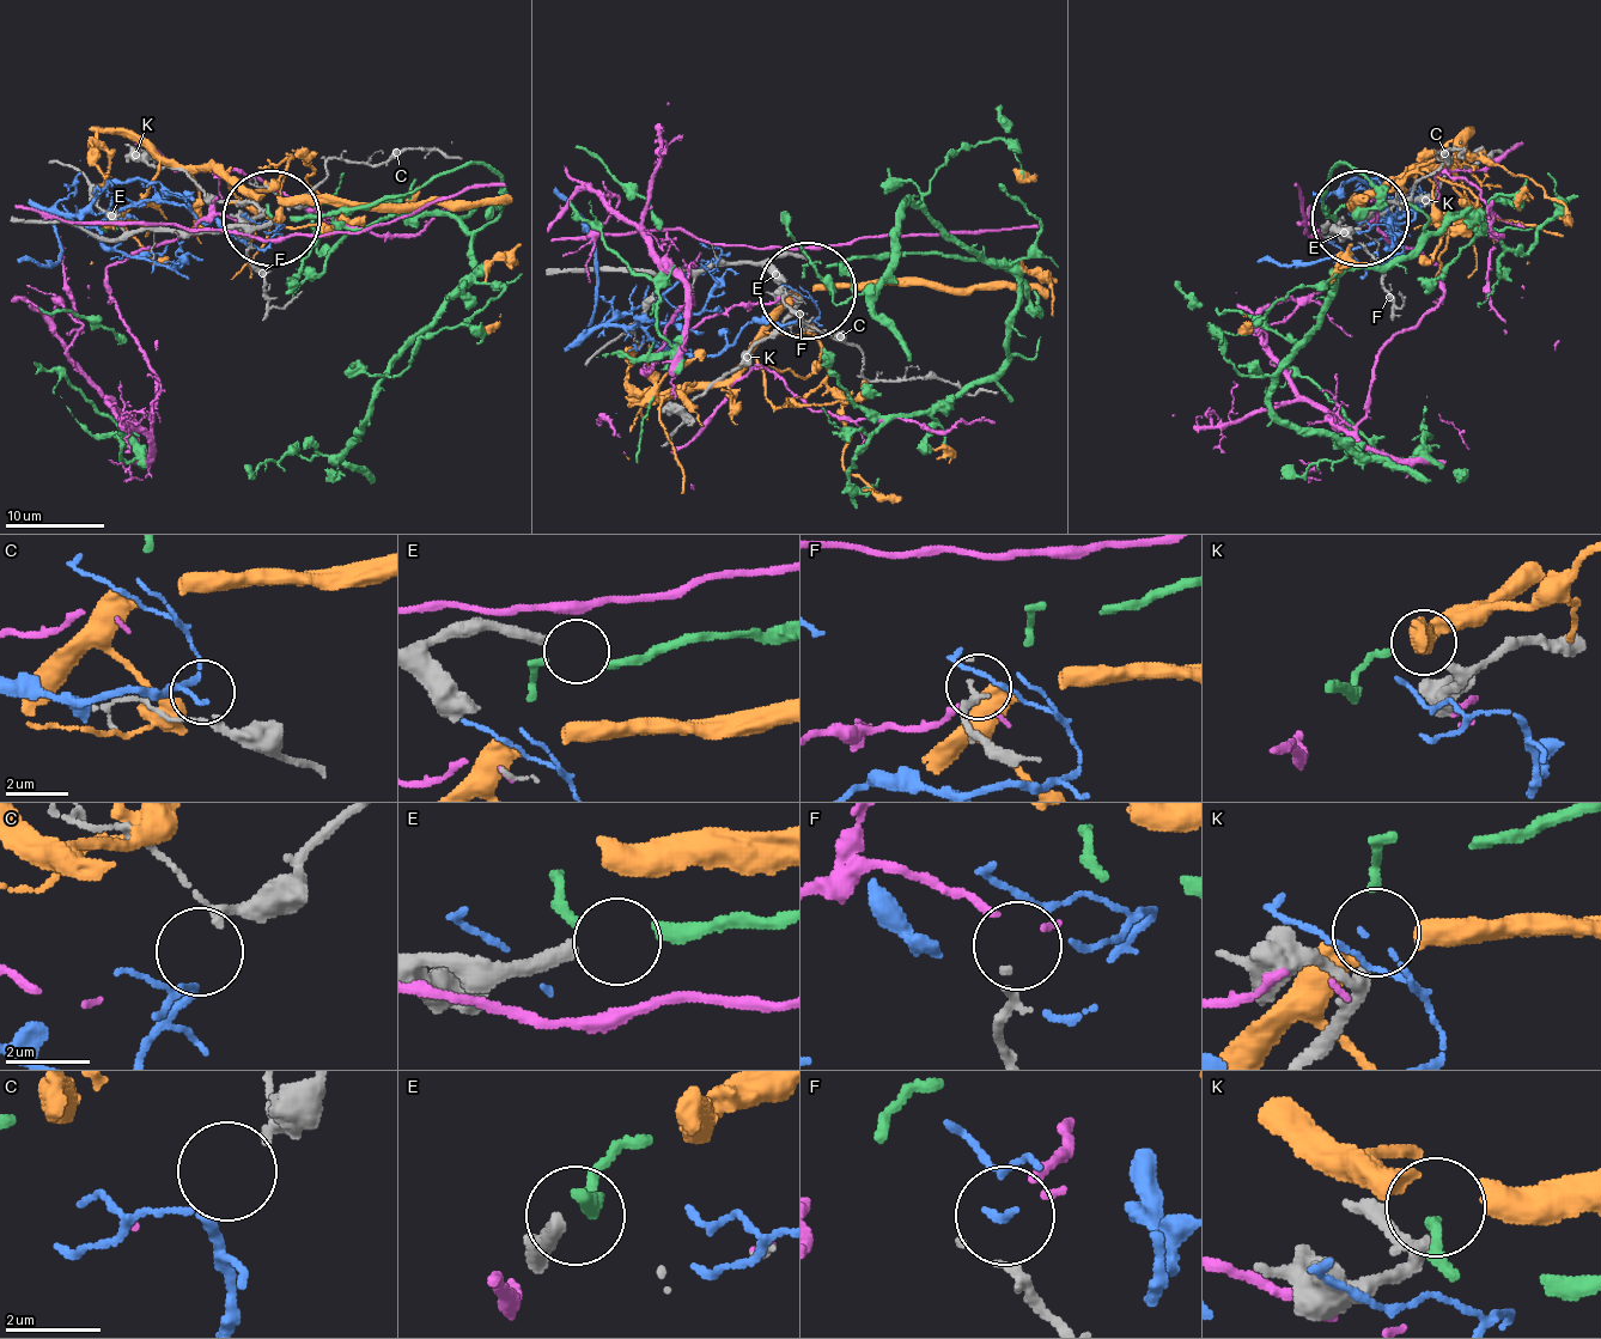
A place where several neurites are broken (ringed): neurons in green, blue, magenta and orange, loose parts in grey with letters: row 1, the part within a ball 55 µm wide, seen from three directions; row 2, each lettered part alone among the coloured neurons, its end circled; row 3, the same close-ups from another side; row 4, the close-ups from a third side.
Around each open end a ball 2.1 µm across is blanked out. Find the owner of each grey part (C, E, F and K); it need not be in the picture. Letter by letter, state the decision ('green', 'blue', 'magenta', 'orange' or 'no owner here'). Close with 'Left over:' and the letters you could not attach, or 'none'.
C: blue
E: no owner here
F: magenta
K: green
Left over: E

